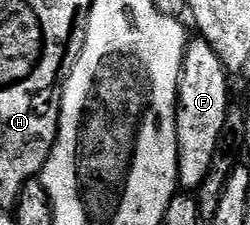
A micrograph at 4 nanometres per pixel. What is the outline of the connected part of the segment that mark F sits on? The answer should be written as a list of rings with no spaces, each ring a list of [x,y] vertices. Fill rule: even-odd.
[[[193,37],[185,48],[185,64],[181,70],[181,87],[177,90],[177,181],[186,192],[196,192],[211,170],[211,157],[215,149],[221,146],[223,121],[229,116],[229,79],[224,65],[219,61],[215,49],[203,38]]]

